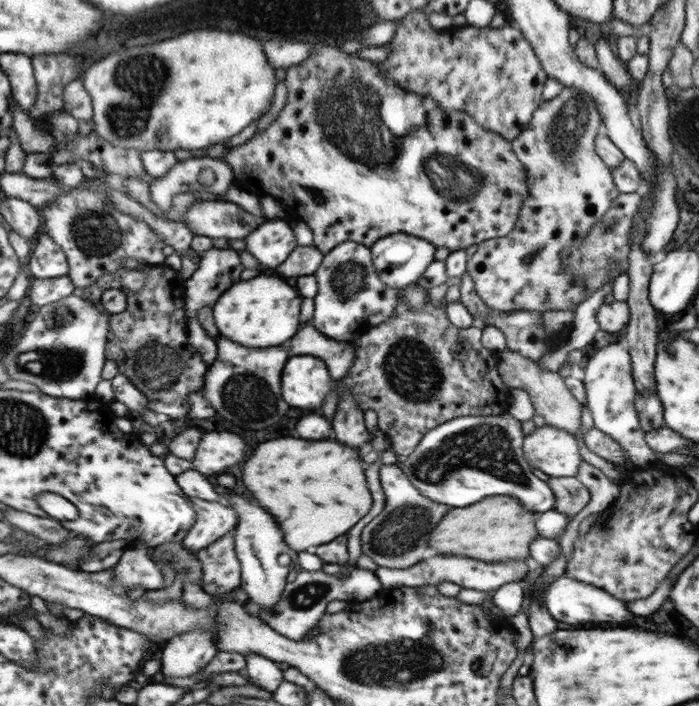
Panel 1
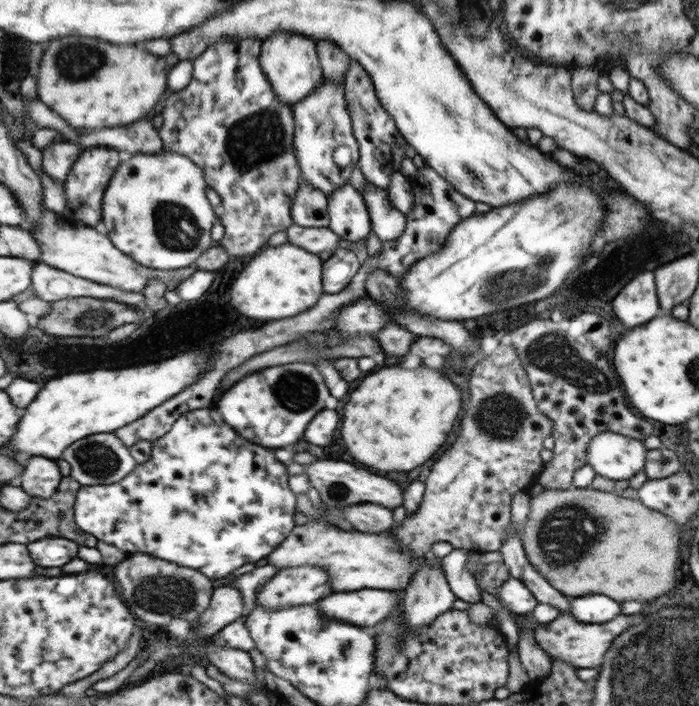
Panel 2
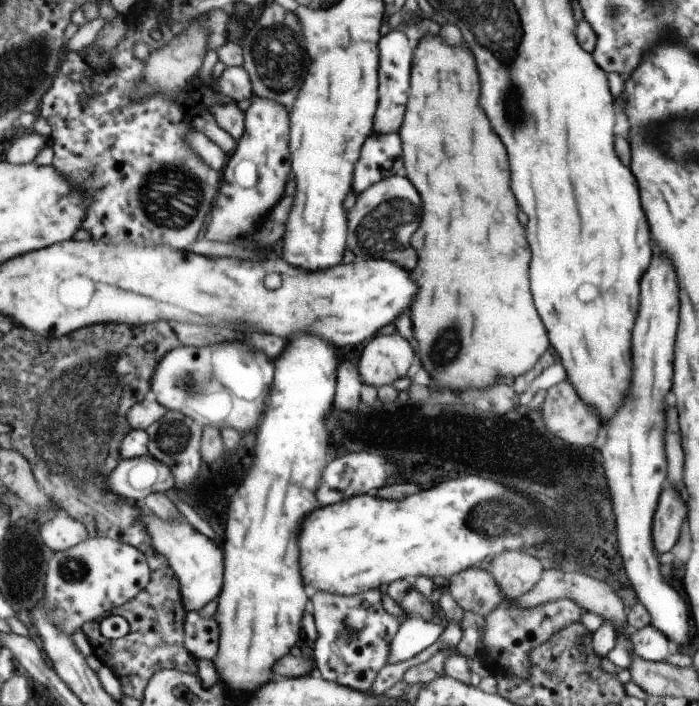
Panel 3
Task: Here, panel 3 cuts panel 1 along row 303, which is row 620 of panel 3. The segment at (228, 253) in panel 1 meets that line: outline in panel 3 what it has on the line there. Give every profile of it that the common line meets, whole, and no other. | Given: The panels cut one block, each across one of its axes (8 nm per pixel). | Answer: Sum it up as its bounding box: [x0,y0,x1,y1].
[183,613,219,660]

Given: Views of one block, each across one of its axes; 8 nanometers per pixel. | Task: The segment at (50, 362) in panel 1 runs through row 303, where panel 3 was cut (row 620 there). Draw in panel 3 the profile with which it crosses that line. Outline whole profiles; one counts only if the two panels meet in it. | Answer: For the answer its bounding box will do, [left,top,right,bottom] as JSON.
[43,537,151,636]

